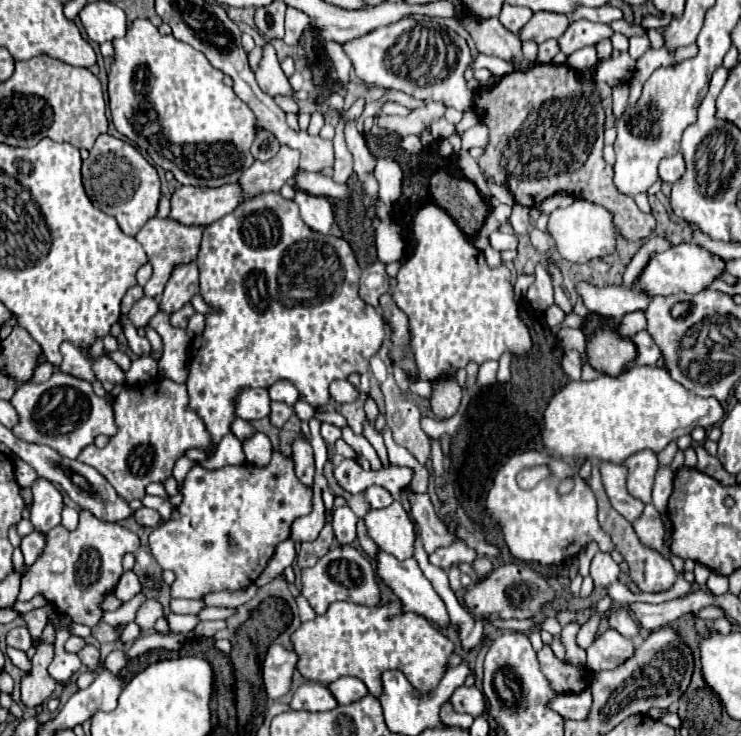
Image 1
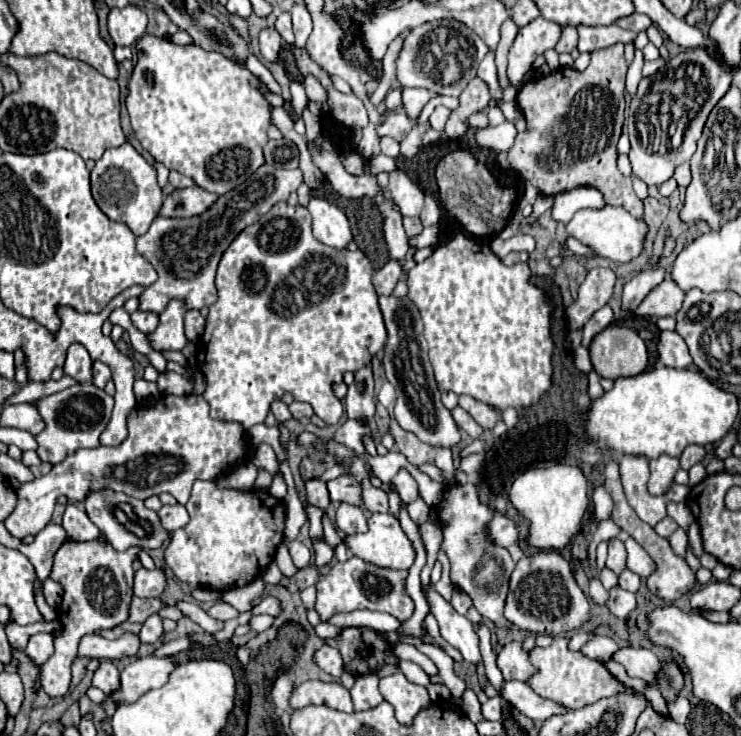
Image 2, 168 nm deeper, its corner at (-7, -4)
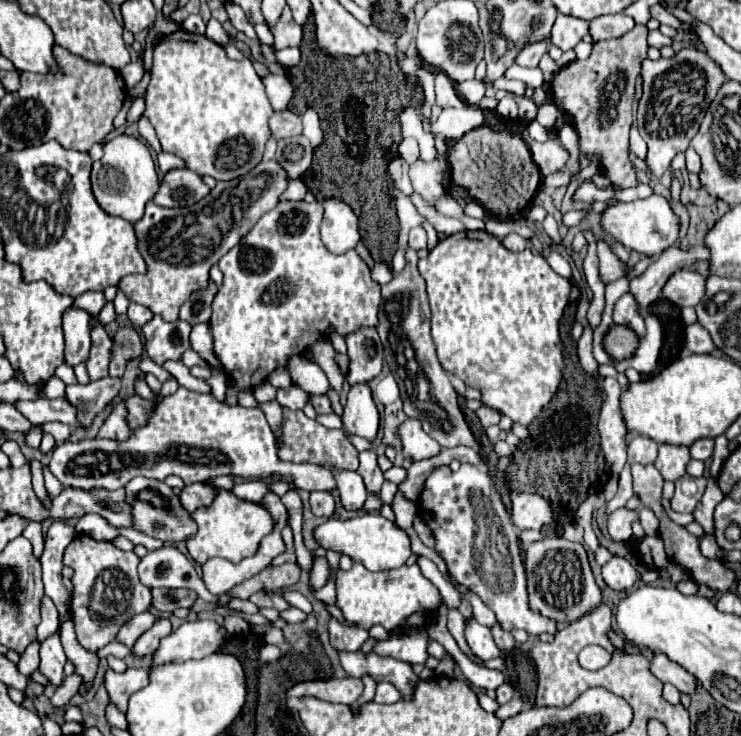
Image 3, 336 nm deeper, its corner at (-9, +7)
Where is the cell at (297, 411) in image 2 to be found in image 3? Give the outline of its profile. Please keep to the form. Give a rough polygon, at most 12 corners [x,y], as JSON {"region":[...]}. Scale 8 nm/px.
{"region":[[309,395],[317,413],[333,413],[325,395]]}

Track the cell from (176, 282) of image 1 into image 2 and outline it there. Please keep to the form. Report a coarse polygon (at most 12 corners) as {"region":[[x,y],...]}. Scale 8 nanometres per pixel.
{"region":[[173,300],[147,334],[153,350],[183,350],[183,302]]}

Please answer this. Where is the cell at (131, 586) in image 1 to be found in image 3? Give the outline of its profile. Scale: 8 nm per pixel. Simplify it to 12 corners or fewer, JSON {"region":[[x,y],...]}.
{"region":[[175,547],[147,553],[139,579],[147,587],[207,591],[191,561]]}

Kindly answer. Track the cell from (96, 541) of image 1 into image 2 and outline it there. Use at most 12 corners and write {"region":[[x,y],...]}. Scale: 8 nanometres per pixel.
{"region":[[67,540],[63,586],[63,636],[39,668],[53,698],[69,690],[81,636],[129,618],[131,564],[101,540]]}

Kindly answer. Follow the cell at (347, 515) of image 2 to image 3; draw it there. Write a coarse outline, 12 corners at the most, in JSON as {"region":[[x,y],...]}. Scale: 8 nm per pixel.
{"region":[[355,471],[339,473],[339,495],[345,511],[357,511],[367,499]]}

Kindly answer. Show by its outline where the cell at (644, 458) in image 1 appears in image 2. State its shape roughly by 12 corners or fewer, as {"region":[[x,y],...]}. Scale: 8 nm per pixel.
{"region":[[659,456],[649,462],[649,492],[669,490],[679,458]]}

